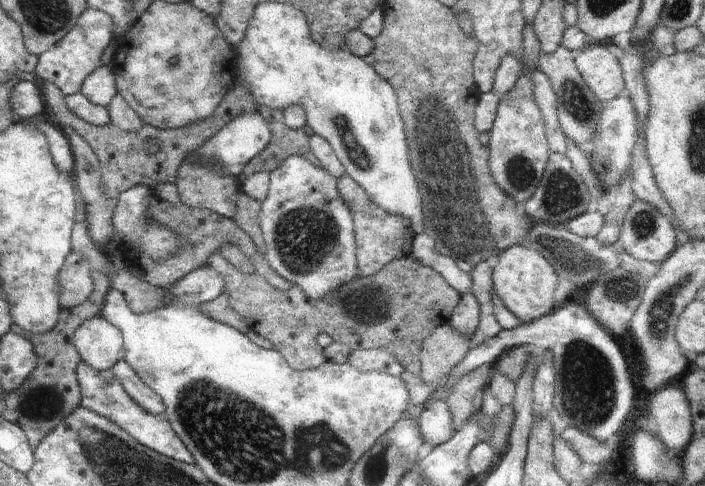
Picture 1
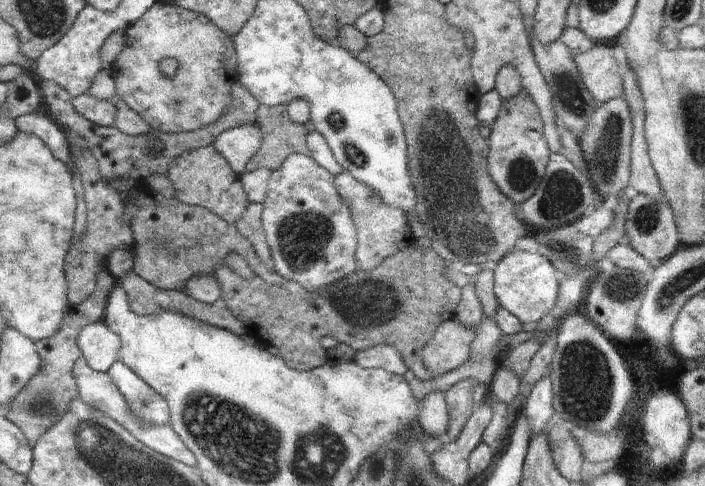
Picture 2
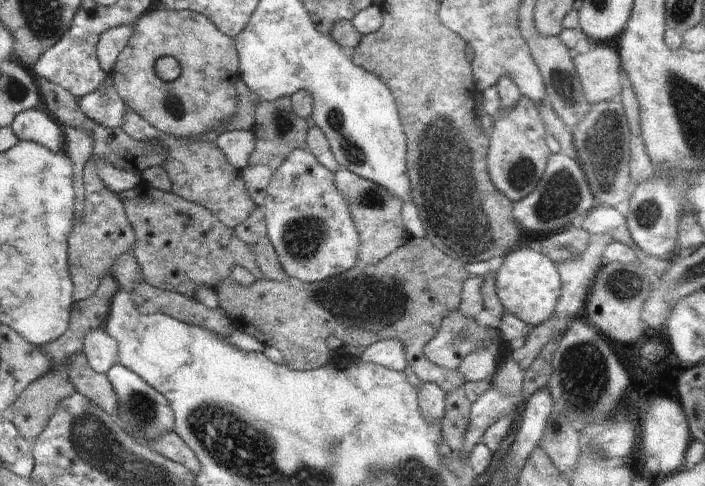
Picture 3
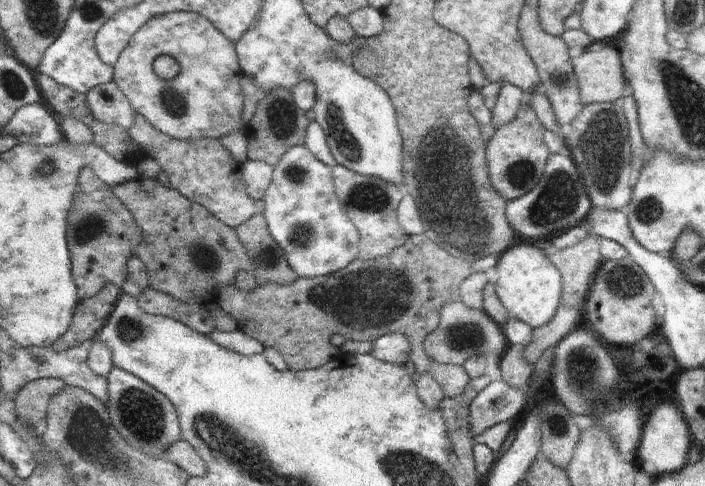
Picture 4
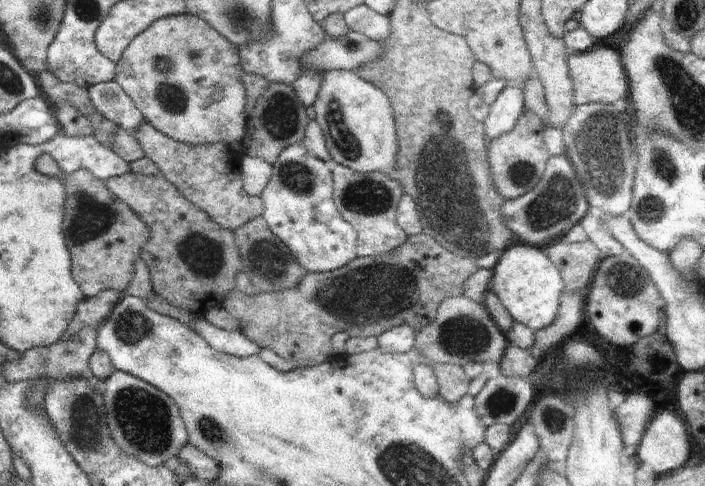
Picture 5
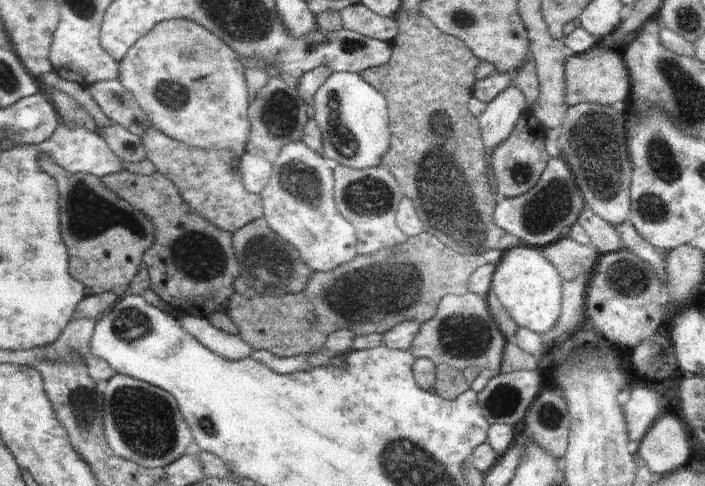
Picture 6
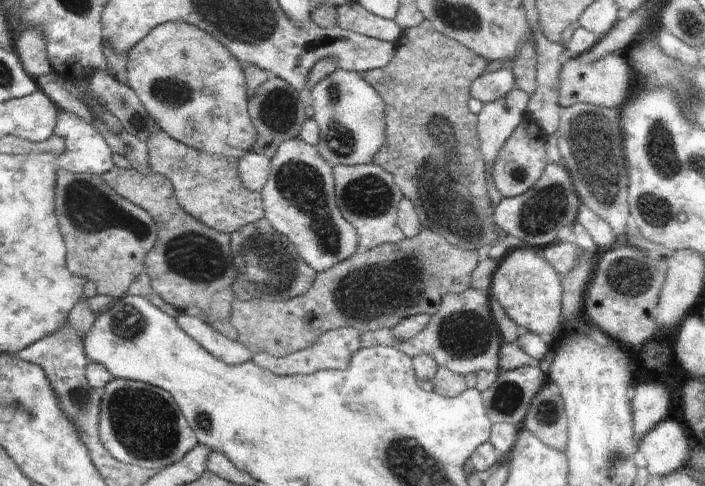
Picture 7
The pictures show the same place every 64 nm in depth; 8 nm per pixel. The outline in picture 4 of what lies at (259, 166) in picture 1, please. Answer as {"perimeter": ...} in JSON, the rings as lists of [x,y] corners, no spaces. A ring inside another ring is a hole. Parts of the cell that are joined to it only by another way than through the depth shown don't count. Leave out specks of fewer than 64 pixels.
{"perimeter":[[[276,88],[276,90],[268,92],[256,104],[254,116],[250,118],[250,122],[243,130],[244,136],[247,136],[247,160],[260,160],[269,166],[276,166],[288,148],[303,147],[308,124],[306,114],[296,106],[290,90]]]}

